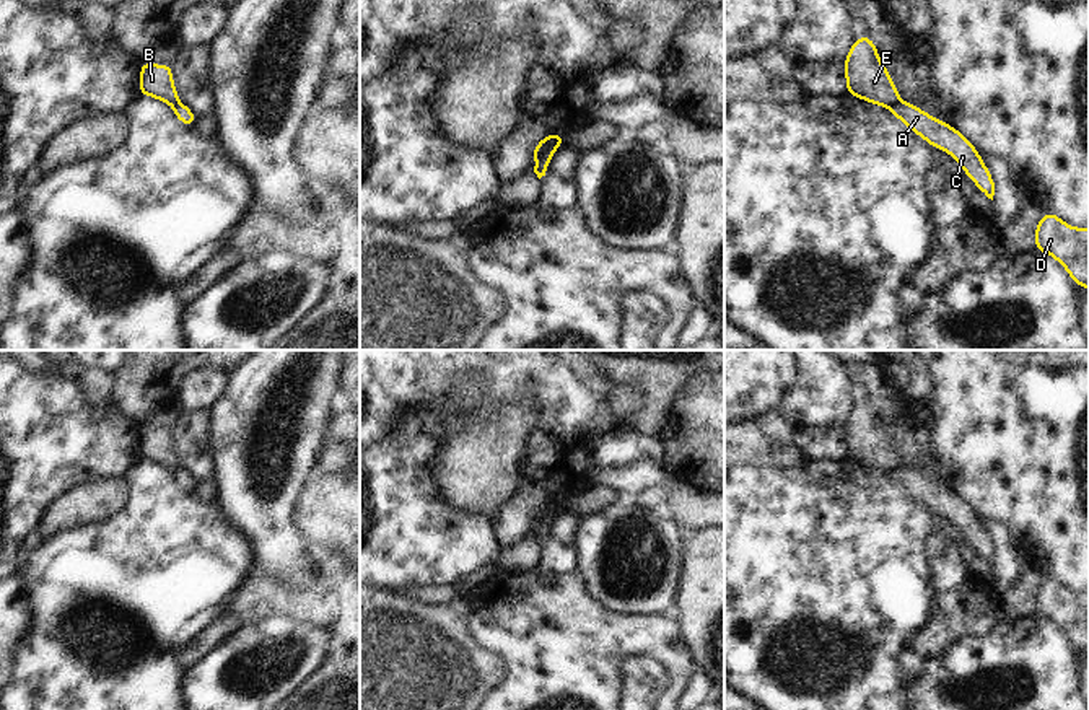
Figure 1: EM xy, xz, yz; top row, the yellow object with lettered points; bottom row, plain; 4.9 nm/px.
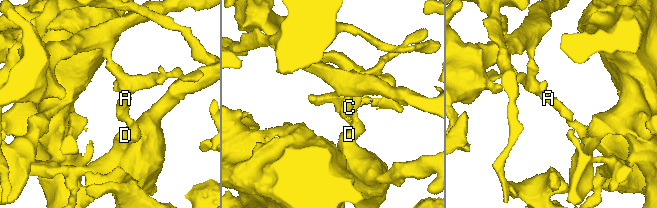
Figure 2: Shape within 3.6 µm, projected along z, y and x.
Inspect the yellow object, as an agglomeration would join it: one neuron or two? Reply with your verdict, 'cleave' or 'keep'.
cleave

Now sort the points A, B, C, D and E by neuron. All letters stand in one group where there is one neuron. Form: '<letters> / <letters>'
A C D / B E

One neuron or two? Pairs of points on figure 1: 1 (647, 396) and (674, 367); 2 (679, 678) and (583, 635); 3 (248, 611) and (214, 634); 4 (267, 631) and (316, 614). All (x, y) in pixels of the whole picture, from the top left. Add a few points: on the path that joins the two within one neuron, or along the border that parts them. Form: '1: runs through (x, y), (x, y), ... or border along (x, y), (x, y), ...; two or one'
1: runs through (653, 390), (668, 373); one
2: runs through (661, 652), (647, 637), (609, 637); one
3: border along (228, 611), (244, 624); two
4: border along (259, 619), (267, 614), (287, 614), (324, 626); two

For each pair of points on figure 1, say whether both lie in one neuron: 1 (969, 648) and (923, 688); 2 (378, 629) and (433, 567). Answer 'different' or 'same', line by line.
1: same
2: different

